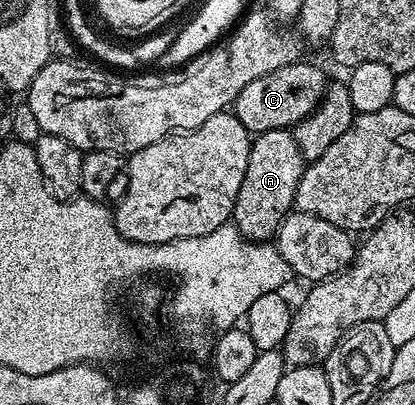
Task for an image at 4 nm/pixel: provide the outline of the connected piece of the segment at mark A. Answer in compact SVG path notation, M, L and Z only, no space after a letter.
M289 129L255 133L250 146L250 158L246 162L246 178L242 178L231 218L231 223L235 224L245 240L268 242L275 237L284 217L293 211L296 187L305 167L302 150L298 150L298 142L294 142Z

